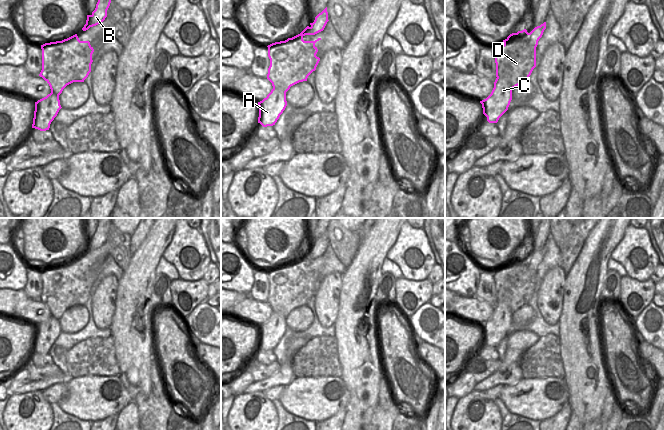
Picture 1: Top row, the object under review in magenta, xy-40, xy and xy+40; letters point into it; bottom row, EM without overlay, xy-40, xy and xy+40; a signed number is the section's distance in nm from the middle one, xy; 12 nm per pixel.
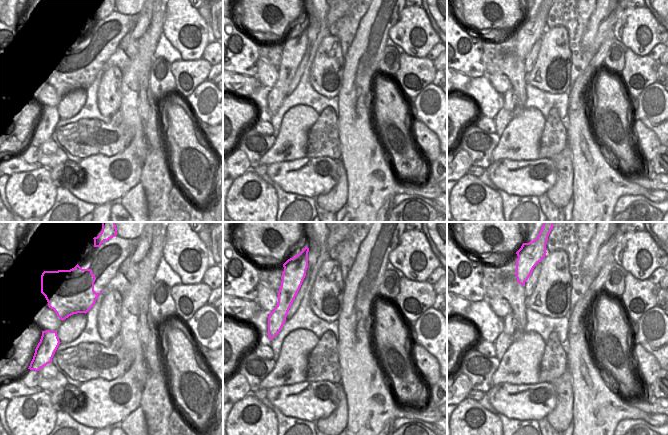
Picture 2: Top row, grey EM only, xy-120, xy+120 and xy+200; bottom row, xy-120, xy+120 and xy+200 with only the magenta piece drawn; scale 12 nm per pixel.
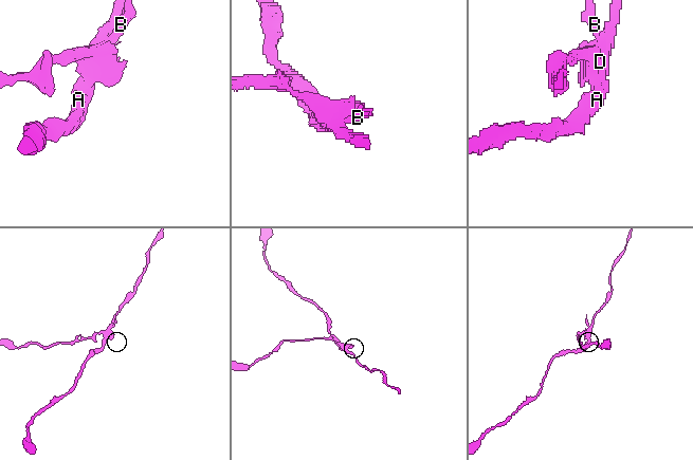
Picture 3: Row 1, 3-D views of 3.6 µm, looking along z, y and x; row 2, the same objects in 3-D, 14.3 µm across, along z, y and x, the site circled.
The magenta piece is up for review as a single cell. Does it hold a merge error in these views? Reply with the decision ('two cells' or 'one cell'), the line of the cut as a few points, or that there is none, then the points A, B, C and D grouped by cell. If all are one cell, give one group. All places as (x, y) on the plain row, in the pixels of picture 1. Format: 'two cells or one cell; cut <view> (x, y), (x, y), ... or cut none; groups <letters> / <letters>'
two cells; cut xy+40 (529, 257), (519, 265), (504, 269); groups A C / B D

